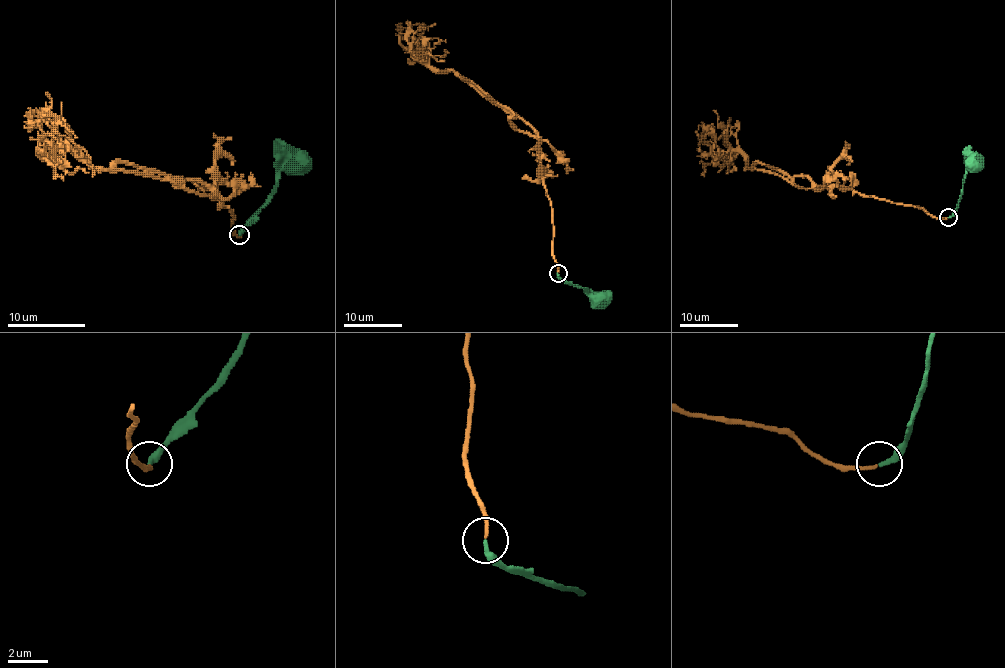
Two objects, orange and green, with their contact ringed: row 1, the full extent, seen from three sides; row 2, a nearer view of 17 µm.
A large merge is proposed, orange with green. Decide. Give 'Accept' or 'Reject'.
Accept

